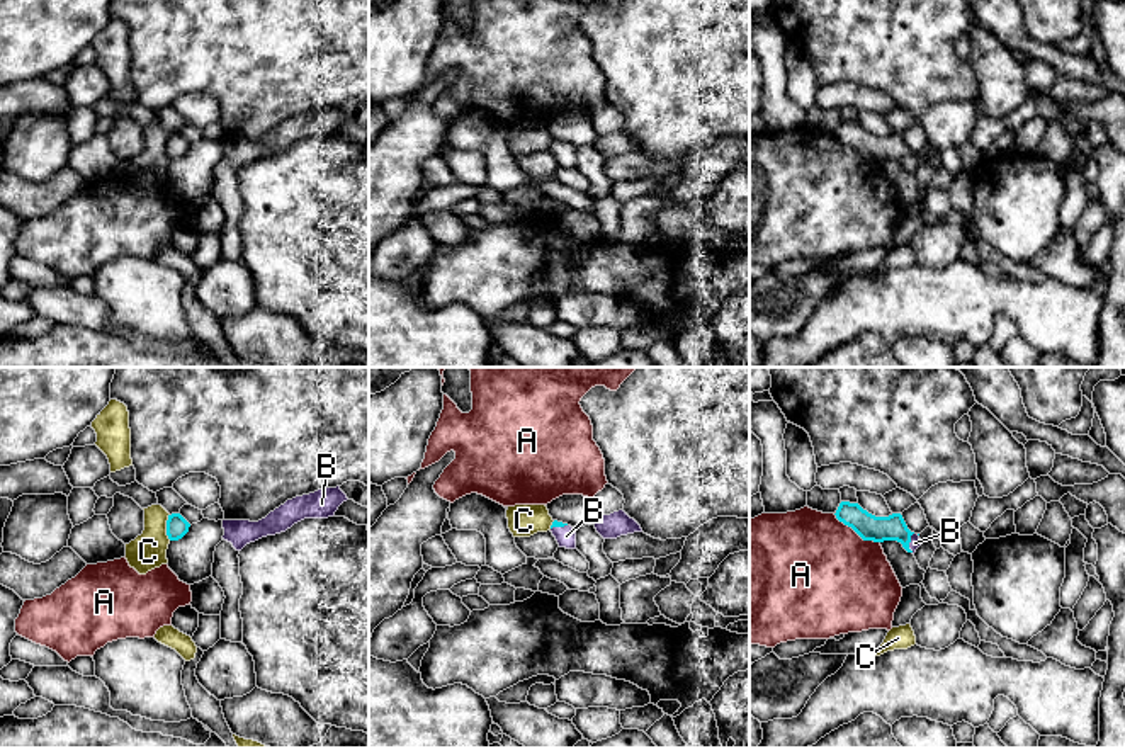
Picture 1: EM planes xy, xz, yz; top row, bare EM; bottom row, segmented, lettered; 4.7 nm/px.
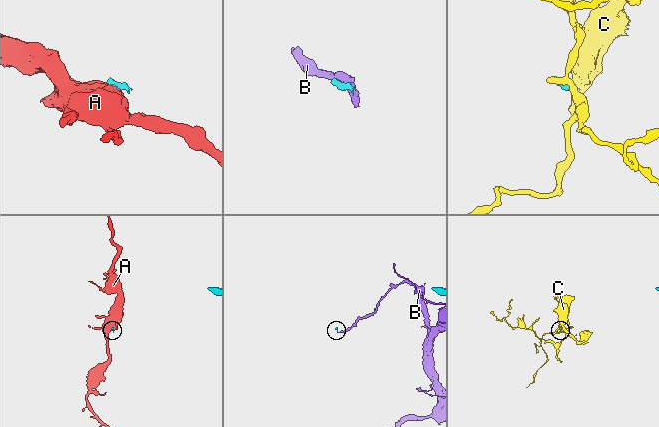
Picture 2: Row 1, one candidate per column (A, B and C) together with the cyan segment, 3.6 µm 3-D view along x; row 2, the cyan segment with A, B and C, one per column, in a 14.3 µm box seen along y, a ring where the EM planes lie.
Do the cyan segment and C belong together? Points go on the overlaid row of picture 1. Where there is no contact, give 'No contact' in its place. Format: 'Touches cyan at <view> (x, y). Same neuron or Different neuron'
Touches cyan at xy (167, 527). Different neuron

